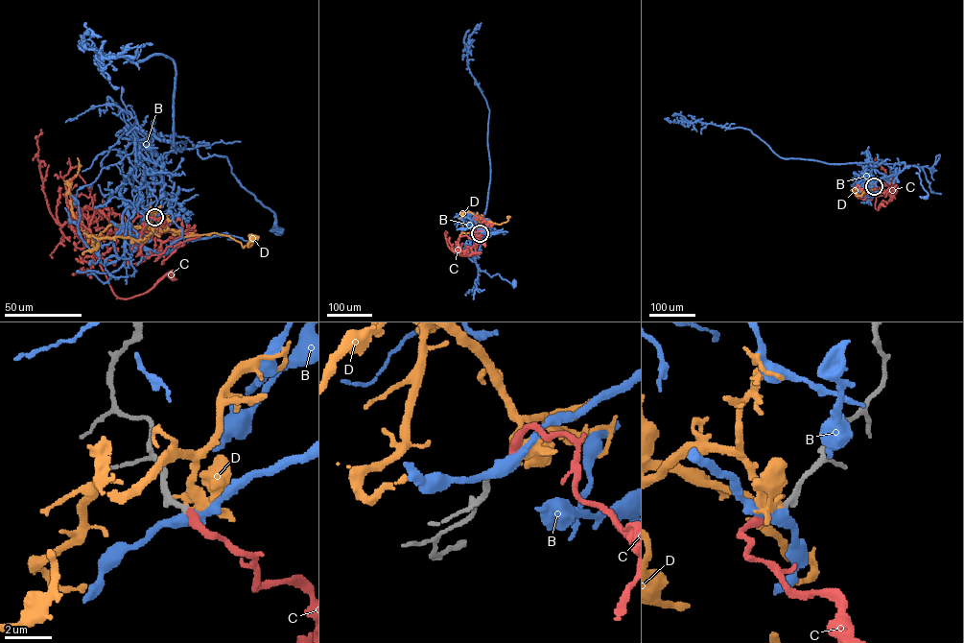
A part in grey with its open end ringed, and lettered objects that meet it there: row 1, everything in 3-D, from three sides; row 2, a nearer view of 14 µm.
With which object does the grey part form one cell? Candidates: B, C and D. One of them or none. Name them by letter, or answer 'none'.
C

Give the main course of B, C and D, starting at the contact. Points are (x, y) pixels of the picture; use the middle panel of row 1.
B: (480, 233), (484, 230), (475, 258), (478, 268), (491, 277), (499, 273), (513, 287), (514, 285)
C: (480, 233), (482, 235), (466, 250), (461, 250), (457, 242), (460, 234), (459, 236), (466, 235), (483, 243)
D: (480, 233), (479, 226), (482, 221), (501, 224), (508, 217)

